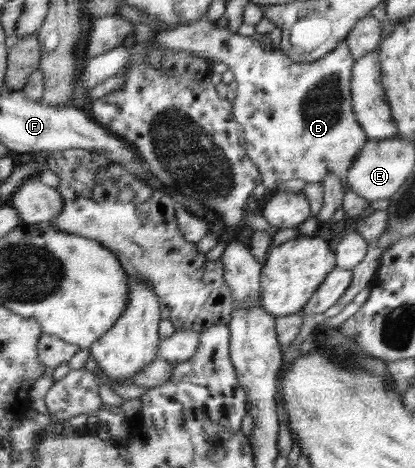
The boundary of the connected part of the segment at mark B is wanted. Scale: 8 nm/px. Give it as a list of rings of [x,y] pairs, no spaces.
[[[202,17],[188,25],[156,31],[154,44],[164,48],[162,57],[167,52],[188,51],[207,60],[225,63],[232,71],[238,84],[232,113],[234,119],[241,125],[246,154],[258,167],[261,184],[270,192],[278,191],[279,186],[285,181],[300,179],[307,183],[315,183],[334,175],[340,180],[343,188],[342,209],[345,211],[346,219],[352,220],[370,206],[370,201],[347,189],[347,176],[351,163],[358,158],[358,153],[362,151],[369,137],[360,128],[352,109],[350,81],[355,59],[350,55],[346,39],[340,40],[334,51],[326,53],[326,56],[314,62],[294,62],[286,57],[281,49],[264,48],[252,37],[232,33],[227,27],[218,27],[216,23]]]

